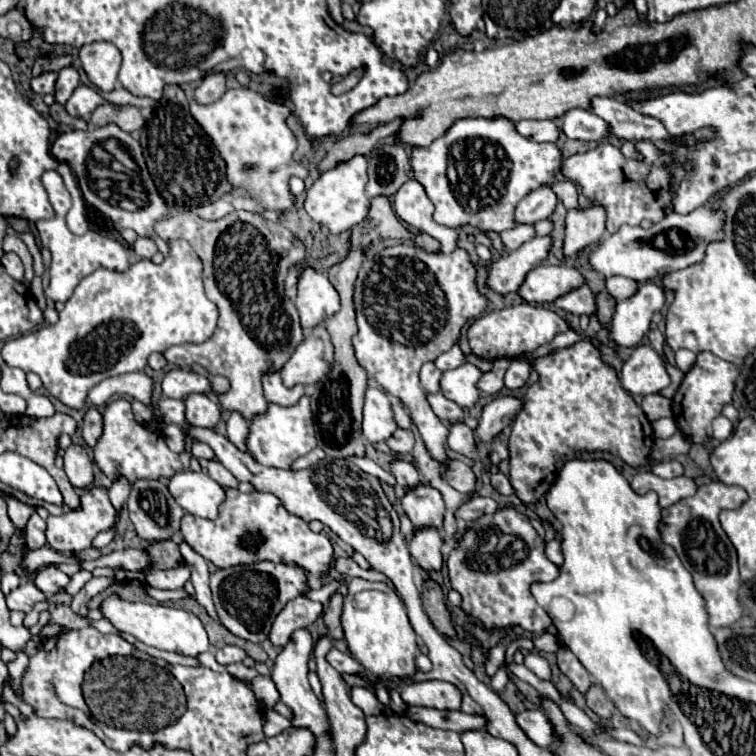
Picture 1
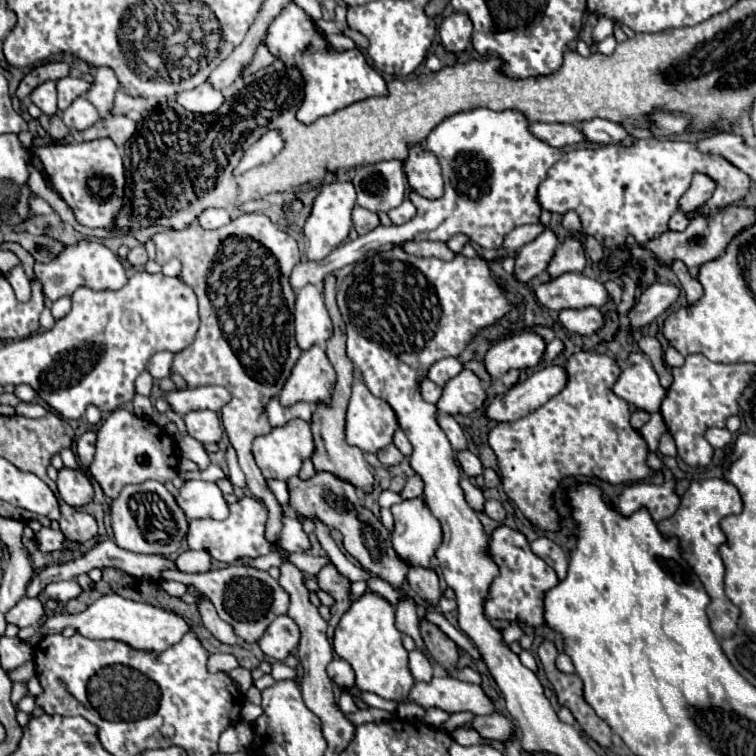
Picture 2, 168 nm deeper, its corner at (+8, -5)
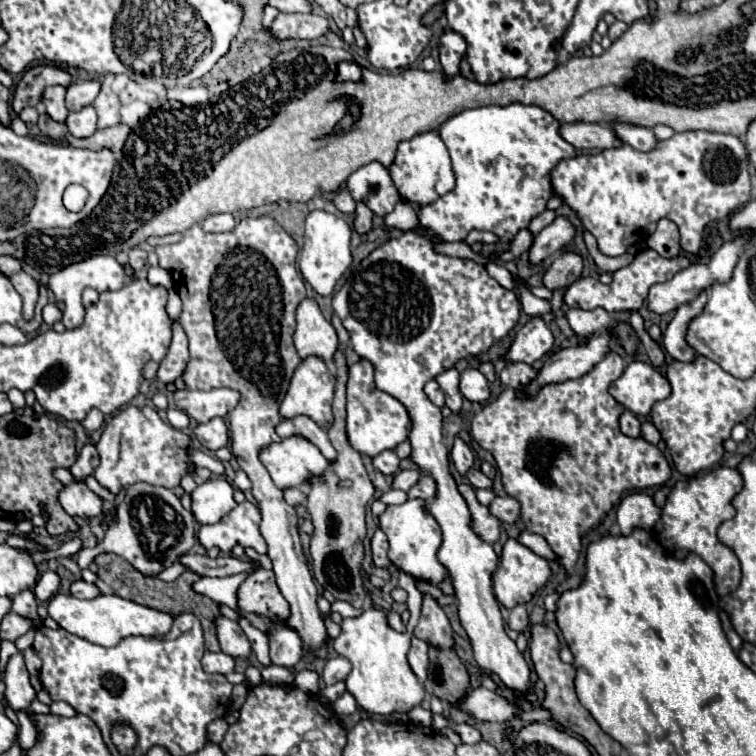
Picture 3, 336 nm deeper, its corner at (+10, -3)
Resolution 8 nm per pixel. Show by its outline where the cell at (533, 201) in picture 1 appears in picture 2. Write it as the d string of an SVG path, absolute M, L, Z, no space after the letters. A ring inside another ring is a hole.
M652 138L638 140L634 146L608 144L566 152L540 184L538 202L550 212L578 212L586 234L594 236L604 248L614 250L624 246L626 236L634 236L636 242L644 244L666 232L668 220L678 210L678 200L696 172L712 178L716 190L708 202L688 212L688 220L696 218L696 214L708 214L710 218L716 210L742 200L752 182L748 174L732 166L724 156L700 152L696 142Z

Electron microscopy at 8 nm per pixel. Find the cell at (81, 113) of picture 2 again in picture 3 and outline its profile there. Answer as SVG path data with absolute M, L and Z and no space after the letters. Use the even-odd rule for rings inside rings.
M84 106L80 112L70 112L66 118L66 126L72 136L92 136L96 132L96 110L92 106Z

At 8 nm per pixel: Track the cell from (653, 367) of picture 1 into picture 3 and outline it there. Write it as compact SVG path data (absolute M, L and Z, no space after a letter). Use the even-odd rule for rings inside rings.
M634 360L626 366L624 374L612 382L610 394L628 410L648 416L656 400L670 396L670 382L654 370L654 366Z

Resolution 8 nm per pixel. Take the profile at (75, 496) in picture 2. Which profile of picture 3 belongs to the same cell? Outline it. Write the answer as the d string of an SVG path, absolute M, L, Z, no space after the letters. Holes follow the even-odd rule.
M72 482L60 492L62 508L72 516L98 516L102 512L102 500L84 484Z

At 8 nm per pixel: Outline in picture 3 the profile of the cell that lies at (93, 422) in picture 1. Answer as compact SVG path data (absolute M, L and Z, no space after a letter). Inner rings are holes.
M86 444L86 446L80 450L80 454L78 454L76 462L72 464L70 472L72 472L74 480L84 480L86 476L90 476L90 474L94 472L96 464L98 464L96 446L94 446L94 444Z

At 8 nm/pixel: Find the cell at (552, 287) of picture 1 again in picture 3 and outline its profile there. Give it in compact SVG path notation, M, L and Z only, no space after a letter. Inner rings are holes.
M642 250L642 252L636 254L636 258L626 268L620 268L618 272L614 272L614 278L612 278L610 286L602 284L596 278L580 278L580 280L576 280L574 284L570 284L566 288L564 302L570 308L582 308L582 310L592 310L592 308L604 308L608 312L614 312L614 310L638 310L644 304L652 284L670 280L676 272L684 270L688 264L690 264L688 258L682 258L682 256L662 258L654 250Z

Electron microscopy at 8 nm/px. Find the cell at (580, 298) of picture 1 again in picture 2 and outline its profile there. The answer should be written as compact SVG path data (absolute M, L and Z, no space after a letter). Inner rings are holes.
M584 308L584 310L560 310L560 322L580 336L592 336L604 326L604 316L598 308Z

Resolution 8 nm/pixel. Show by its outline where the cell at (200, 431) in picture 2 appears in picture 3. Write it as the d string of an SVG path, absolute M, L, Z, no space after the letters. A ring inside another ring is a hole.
M212 418L208 422L202 422L194 428L194 434L198 442L208 448L210 452L216 452L218 448L228 444L228 428L222 418Z

